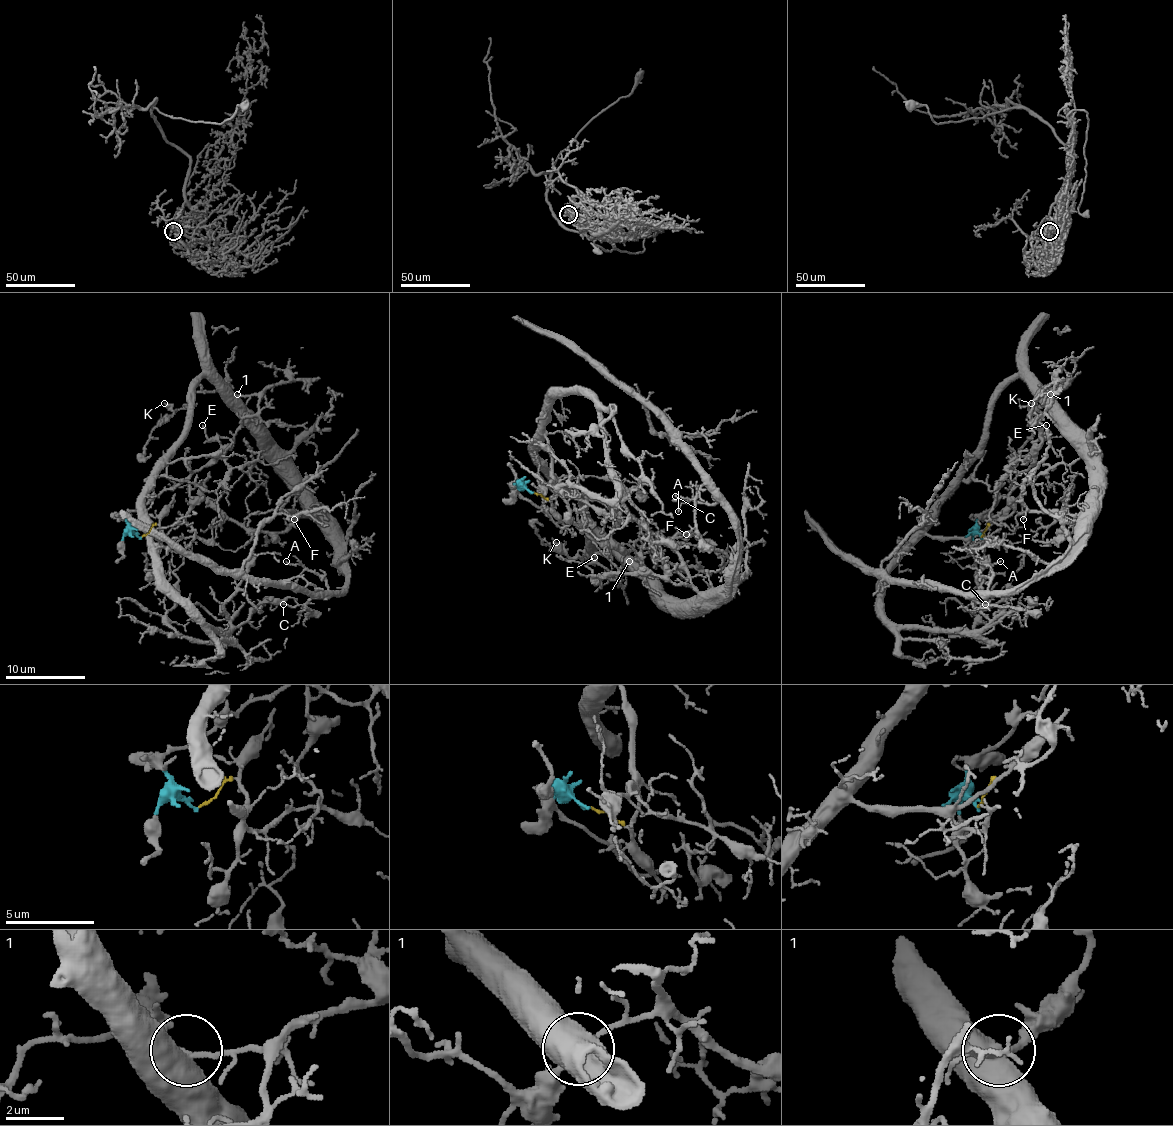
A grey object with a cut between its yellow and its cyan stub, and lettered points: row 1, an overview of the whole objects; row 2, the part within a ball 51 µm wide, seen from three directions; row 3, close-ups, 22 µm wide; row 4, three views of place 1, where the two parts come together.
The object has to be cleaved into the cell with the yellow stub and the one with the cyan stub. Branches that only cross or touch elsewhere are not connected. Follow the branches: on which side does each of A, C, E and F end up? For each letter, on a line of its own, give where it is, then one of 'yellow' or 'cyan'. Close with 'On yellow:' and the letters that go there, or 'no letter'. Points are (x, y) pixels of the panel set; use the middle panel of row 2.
A: at (678, 511); yellow
C: at (675, 496); yellow
E: at (594, 557); cyan
F: at (686, 534); yellow
On yellow: A, C, F

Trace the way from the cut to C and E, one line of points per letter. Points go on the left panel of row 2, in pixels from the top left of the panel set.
C: (139, 537), (153, 525), (161, 535), (143, 492), (205, 377), (294, 488), (346, 573), (340, 591), (282, 605)
E: (139, 537), (126, 516), (181, 484), (219, 452), (221, 444), (207, 436), (203, 424)

